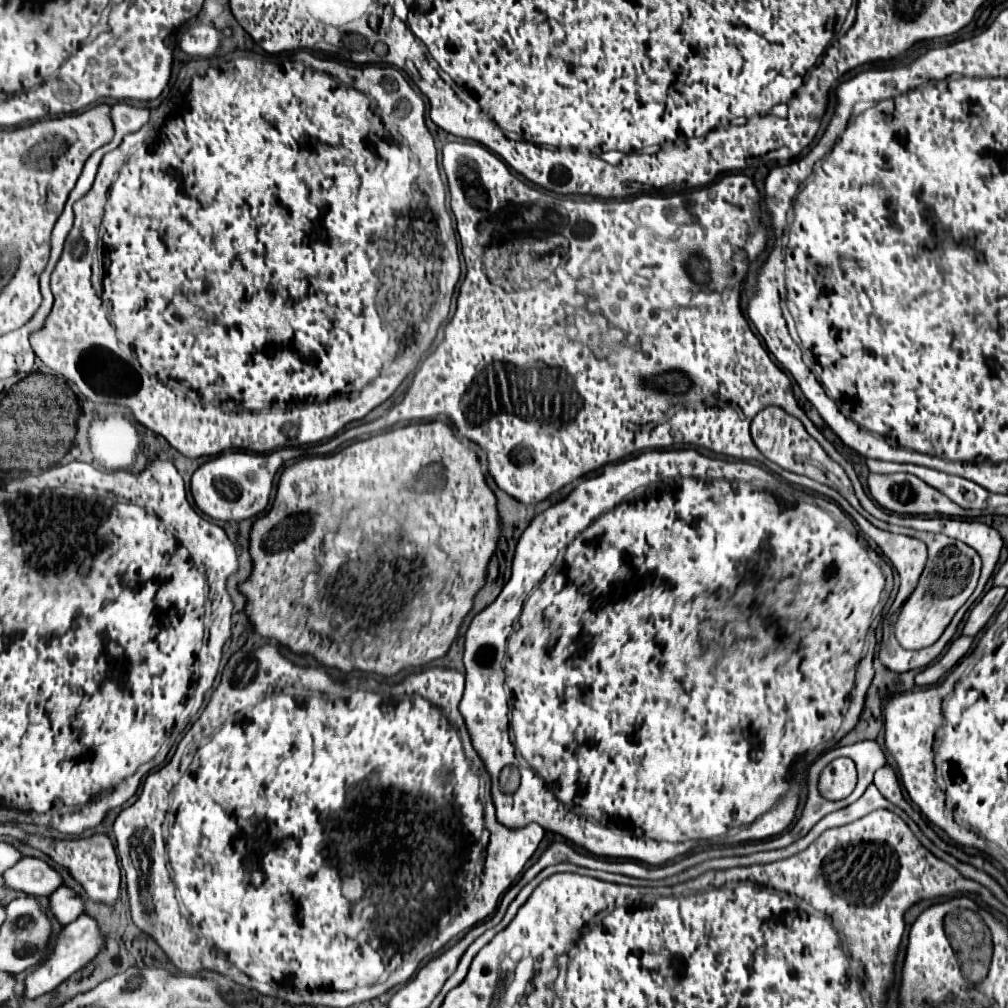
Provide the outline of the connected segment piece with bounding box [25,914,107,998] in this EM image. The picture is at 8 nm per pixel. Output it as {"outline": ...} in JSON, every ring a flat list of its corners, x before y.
{"outline":[[83,914,79,920,67,924,63,928,63,932,57,936,57,944,53,948,53,952,47,956,47,960,43,960,37,970,33,970,27,980,25,980,25,996,27,998,37,998,43,996,45,992,51,992,53,988,57,988,63,980,67,980,71,974,75,974,79,968,87,966,107,944,107,938,99,926,99,922,87,914]]}

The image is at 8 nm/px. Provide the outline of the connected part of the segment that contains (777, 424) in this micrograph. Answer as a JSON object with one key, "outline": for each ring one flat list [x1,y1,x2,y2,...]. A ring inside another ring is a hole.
{"outline":[[767,406,765,410,761,410,753,422,751,422,751,436,753,436,753,442,755,446,761,450,761,454,775,462,777,466,789,470,789,472,795,472,795,474,803,474,803,476,809,476,821,484,827,484,831,488,835,488,839,494,843,494,843,498,855,506,855,508,861,508,859,500,855,498,855,492,853,492,853,486,851,486,851,480,847,478,847,474,843,472,843,468,839,464,835,464,825,452,823,448,819,448,819,442,815,442,807,430,803,428,803,424,793,418,791,414,787,414,783,408,779,406]]}

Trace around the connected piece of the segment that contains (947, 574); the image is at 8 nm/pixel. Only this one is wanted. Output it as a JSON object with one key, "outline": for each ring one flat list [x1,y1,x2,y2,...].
{"outline":[[881,522,879,528,919,538,929,548,927,566,925,566,925,570,919,578,919,584,917,584,915,592,905,602,905,606,901,610,901,616,897,620,897,628,895,628,895,636,897,636,897,640,903,648,907,648,907,650,927,648,927,646,935,644,941,638,941,634,949,626,955,612,973,594,973,590,977,586,977,580,979,580,979,572,981,572,981,558,973,548,969,548,967,544,963,544,955,538,949,538,945,534,919,532,919,530,913,530,913,528,893,526,893,524,887,524,887,522]]}

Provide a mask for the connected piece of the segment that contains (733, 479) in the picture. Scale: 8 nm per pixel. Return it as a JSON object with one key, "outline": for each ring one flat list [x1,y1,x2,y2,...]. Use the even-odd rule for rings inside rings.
{"outline":[[686,447,651,450,625,462,621,460,607,464,607,468,585,476,565,500,535,516,535,520,519,538,509,582,503,586,495,602,473,618,465,634,465,692,461,698,461,714,475,750,479,756,483,756,483,764,487,764,497,820,509,828,523,828,531,822,537,822,543,830,561,834,565,840,585,848,593,856,631,858,649,866,661,866,704,846,707,841,712,844,712,840,717,842,723,838,723,842,729,844,722,846,732,846,765,840,785,832,795,820,802,790,800,784,794,784,799,786,797,790,789,782,791,762,797,756,829,742,833,736,831,742,836,745,856,727,874,677,874,649,863,654,863,646,873,622,873,608,879,604,879,596,885,586,885,576,881,568,869,558,859,538,849,528,841,526,827,508,837,512,837,506,831,502,777,480,759,465,741,460,707,458,696,449],[761,546,765,546,765,558,775,560,775,574,765,578,765,590,761,594,735,596,737,588,747,580,747,574,757,566],[561,550,565,550,563,564,553,566],[515,628,521,632,523,640,517,648,507,652,507,636,513,634],[505,682,509,684,511,698,505,690],[509,702,513,706,510,726,515,744,509,740],[517,752,521,754,523,762,517,760],[507,764,519,766,521,770,521,786,513,794,505,794,499,788,499,772],[647,838,659,842,665,840,671,844,647,844],[687,840,697,840,699,846,677,844]]}

